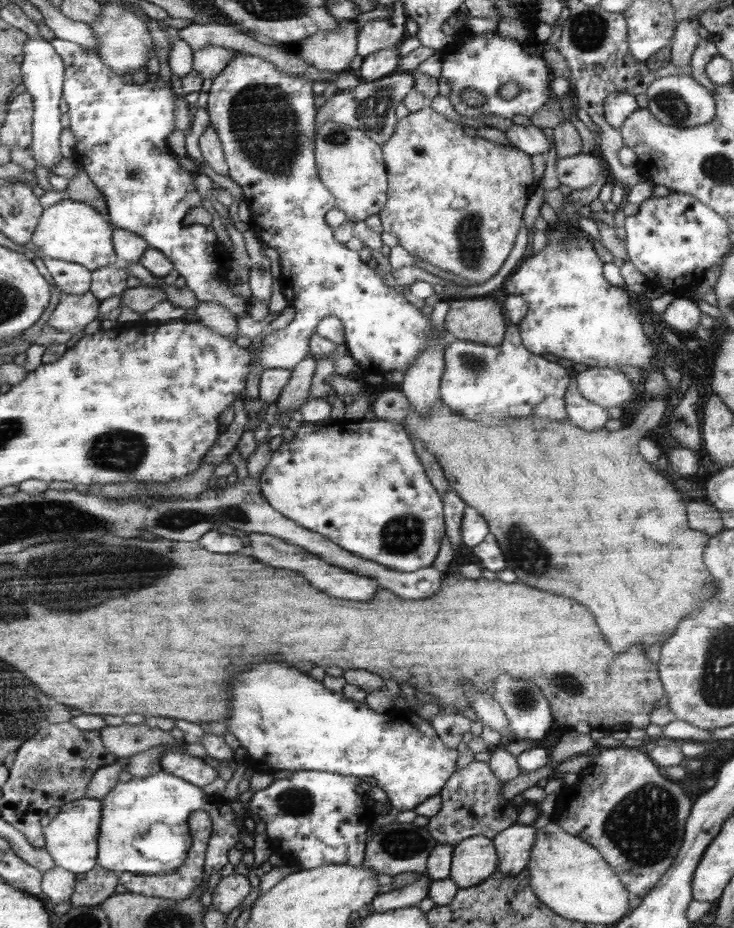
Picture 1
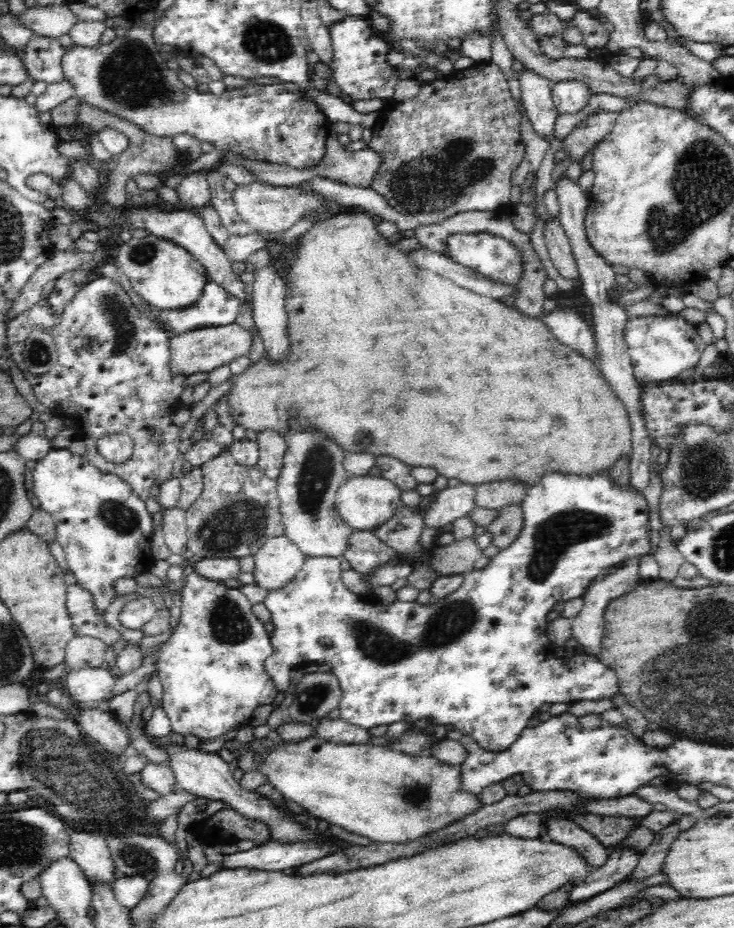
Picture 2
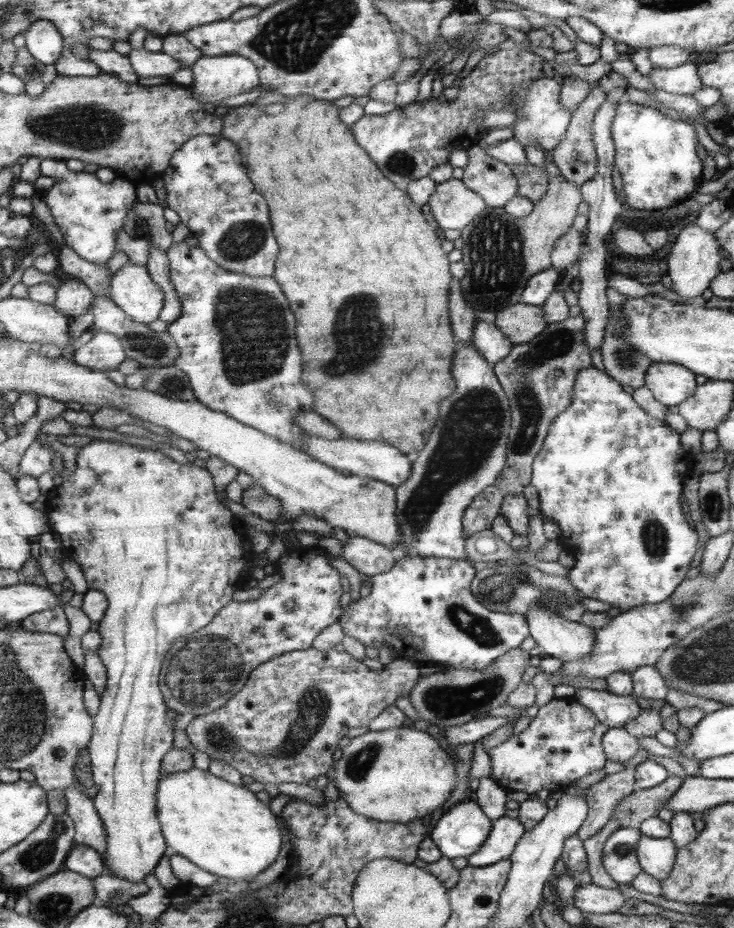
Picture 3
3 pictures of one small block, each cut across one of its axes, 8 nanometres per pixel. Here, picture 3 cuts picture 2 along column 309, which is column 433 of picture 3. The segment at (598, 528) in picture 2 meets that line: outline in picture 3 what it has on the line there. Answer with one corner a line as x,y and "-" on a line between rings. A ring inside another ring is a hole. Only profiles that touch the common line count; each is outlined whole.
400,556
396,564
388,572
376,574
375,576
367,576
360,573
361,584
364,581
370,582
372,592
364,599
360,598
358,601
351,602
346,608
344,615
340,616
340,625
342,626
344,634
354,637
362,643
364,647
372,647
379,650
381,647
384,647
384,645
397,645
401,650
405,648
413,650
414,654
406,654
406,658
412,658
412,661
415,661
419,665
439,664
442,665
442,667
468,668
468,670
482,670
482,668
488,668
494,660
499,659
499,657
503,656
506,652
519,648
522,642
530,636
531,631
530,626
527,624
526,616
515,613
495,612
494,609
488,609
475,598
475,595
471,592
471,585
477,571
475,566
466,560
454,560
444,557

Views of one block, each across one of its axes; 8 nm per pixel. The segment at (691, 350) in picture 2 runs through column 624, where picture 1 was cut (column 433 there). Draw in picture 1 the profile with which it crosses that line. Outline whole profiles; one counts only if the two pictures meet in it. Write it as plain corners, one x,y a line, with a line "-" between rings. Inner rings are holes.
235,52
233,56
233,62
229,64
227,68
215,79
212,79
212,86
208,91
210,98
208,98
208,106
206,111
210,115
210,125
216,129
218,137
220,137
220,143
222,143
222,151
224,151
224,159
228,164
228,177
232,179
242,190
244,194
244,200
247,202
251,210
251,216
248,223
250,230
256,233
256,237
266,244
268,248
273,248
278,251
279,262
281,266
281,276
279,282
281,284
281,290
288,302
292,304
292,308
296,310
296,316
294,320
289,323
285,328
274,331
274,333
266,334
262,347
260,347
260,353
256,357
257,365
263,366
266,369
292,369
298,363
302,363
310,351
311,336
316,334
319,323
325,318
325,316
336,316
343,322
343,329
345,334
345,345
349,355
355,360
357,369
364,371
371,371
378,375
383,375
387,372
406,372
409,370
409,366
415,362
415,359
433,342
435,338
435,332
432,328
432,323
428,314
420,312
416,306
412,306
402,294
390,290
389,286
386,286
380,276
378,276
378,270
372,270
370,266
366,266
362,260
360,260
360,254
354,252
354,250
348,250
344,244
340,244
336,238
334,238
335,228
326,223
326,212
335,208
337,204
337,198
333,195
333,192
323,184
322,178
319,176
319,168
315,162
315,139
316,132
314,132
314,120
316,120
316,106
314,106
314,94
312,94
312,80
308,77
299,77
291,75
290,73
281,71
280,68
274,64
274,62
251,54
244,54
243,52

